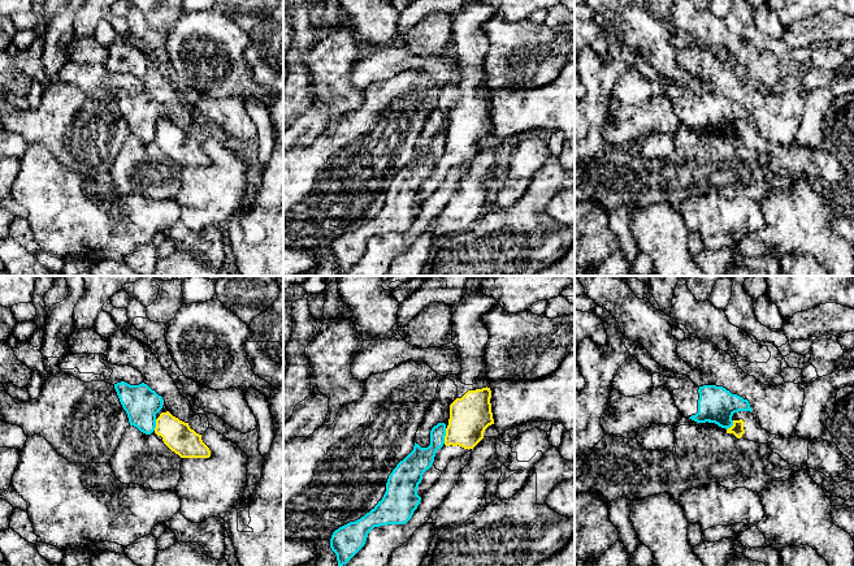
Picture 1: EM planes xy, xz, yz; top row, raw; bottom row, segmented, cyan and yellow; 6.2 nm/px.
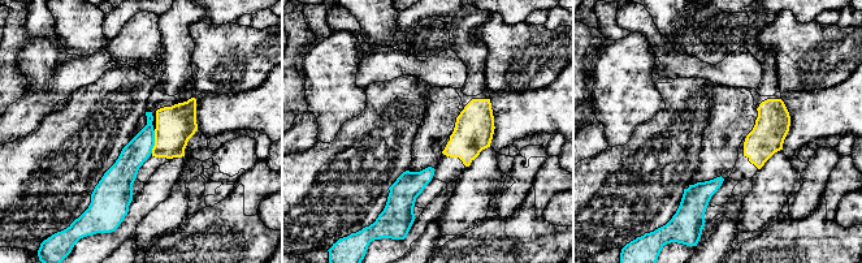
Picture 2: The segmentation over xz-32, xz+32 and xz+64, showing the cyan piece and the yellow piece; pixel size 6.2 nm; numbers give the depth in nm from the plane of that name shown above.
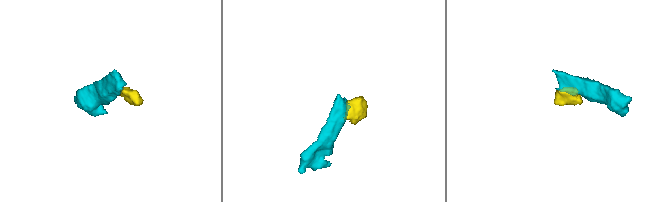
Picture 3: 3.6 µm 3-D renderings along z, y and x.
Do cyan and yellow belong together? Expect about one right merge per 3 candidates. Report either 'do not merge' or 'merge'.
do not merge

